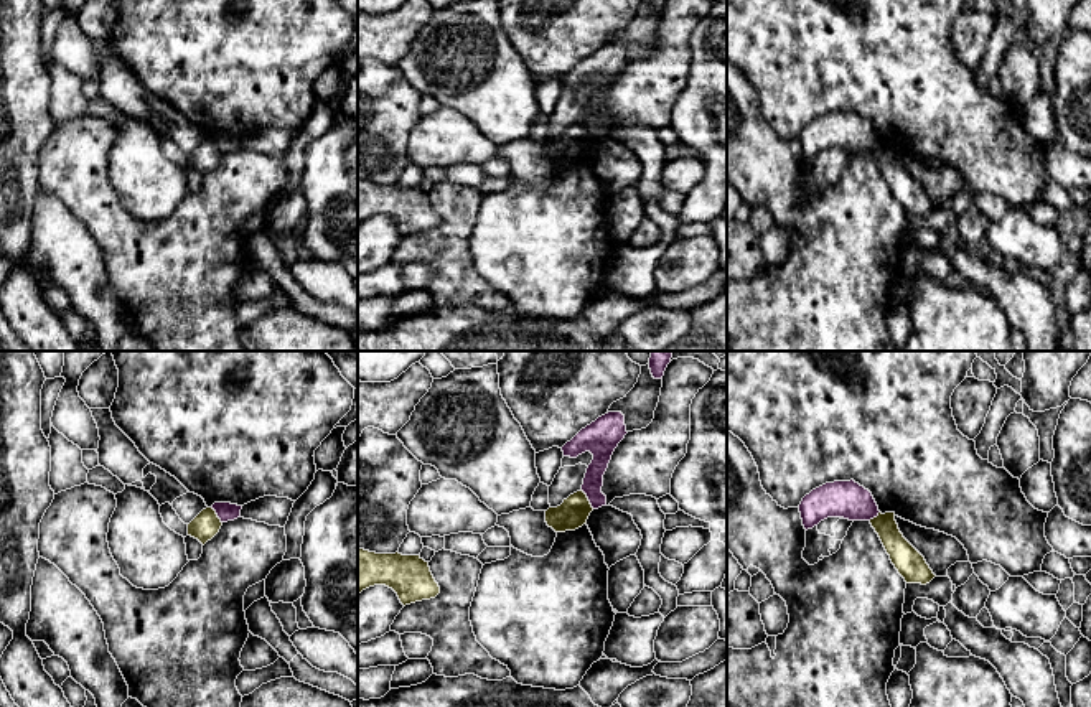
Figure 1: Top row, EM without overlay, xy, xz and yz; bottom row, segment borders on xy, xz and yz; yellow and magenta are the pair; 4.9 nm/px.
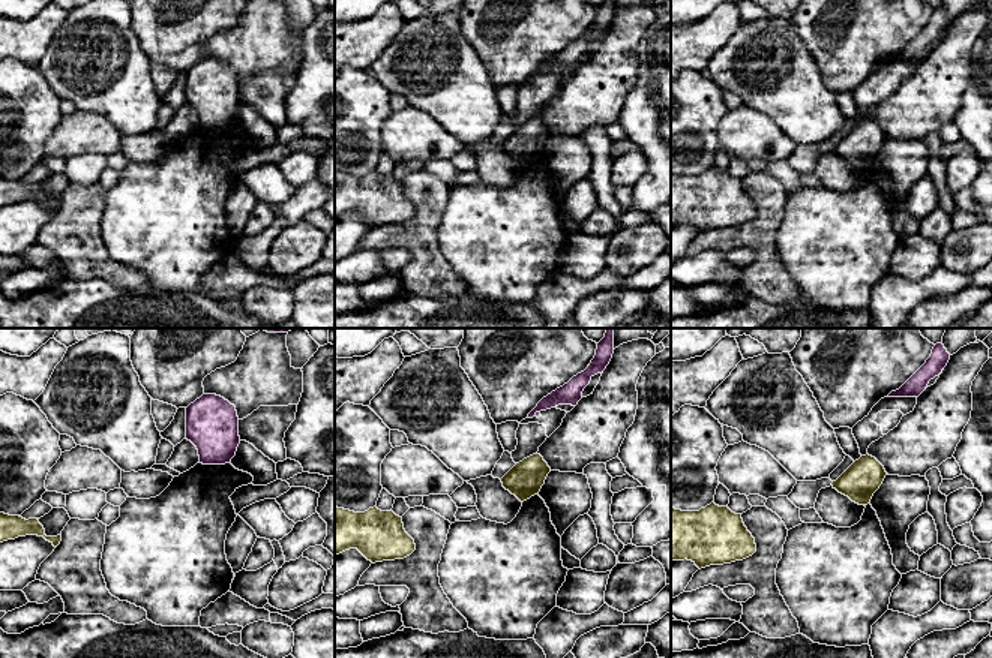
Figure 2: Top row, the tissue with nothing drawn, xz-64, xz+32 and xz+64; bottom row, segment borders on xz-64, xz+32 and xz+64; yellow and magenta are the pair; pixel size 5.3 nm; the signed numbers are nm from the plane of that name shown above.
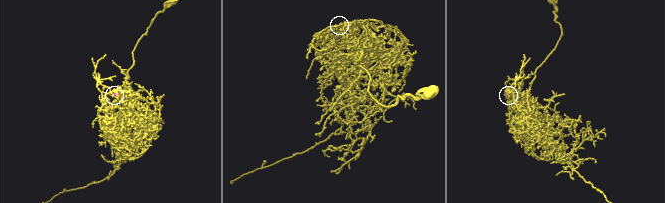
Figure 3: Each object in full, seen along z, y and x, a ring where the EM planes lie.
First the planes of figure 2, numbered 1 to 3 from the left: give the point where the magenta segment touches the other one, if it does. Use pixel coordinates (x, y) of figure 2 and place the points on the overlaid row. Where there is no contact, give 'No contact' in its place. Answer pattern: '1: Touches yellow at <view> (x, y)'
1: No contact
2: No contact
3: No contact

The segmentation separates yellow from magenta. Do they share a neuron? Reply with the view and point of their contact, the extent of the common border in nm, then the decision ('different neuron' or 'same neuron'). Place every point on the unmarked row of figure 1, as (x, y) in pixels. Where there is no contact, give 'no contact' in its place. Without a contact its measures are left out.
xz (587, 131) | 120 nm | different neuron

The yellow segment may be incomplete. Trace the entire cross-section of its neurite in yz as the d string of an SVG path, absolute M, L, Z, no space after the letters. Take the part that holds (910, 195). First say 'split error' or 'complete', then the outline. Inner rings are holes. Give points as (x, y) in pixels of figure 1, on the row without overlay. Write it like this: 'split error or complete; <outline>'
complete; M878 143L877 148L870 150L870 155L906 214L926 216L936 208L925 188L900 163L895 143Z

